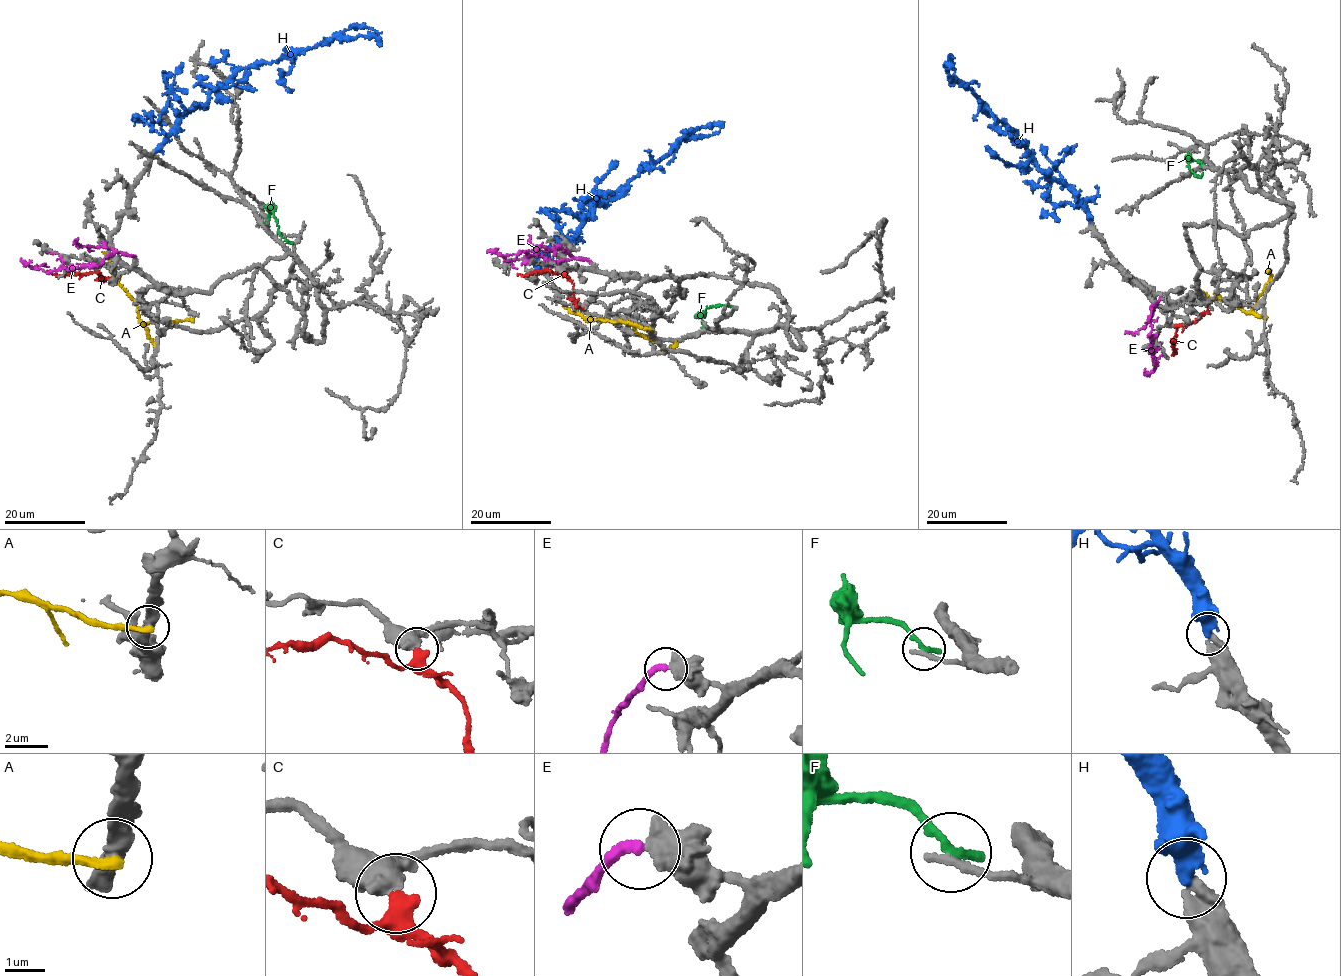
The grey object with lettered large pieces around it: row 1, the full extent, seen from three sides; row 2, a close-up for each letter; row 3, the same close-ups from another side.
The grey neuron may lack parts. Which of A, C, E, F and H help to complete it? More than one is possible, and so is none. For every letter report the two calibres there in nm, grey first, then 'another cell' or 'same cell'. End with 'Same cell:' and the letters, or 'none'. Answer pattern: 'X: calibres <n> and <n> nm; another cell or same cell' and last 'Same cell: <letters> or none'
A: calibres 320 and 280 nm; another cell
C: calibres 550 and 340 nm; another cell
E: calibres 440 and 280 nm; another cell
F: calibres 240 and 320 nm; another cell
H: calibres 440 and 440 nm; same cell
Same cell: H

